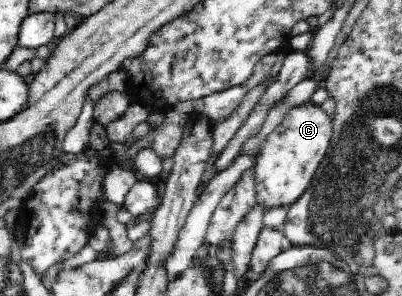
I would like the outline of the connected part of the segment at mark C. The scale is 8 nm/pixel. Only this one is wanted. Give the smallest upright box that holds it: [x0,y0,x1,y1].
[253,102,332,212]

